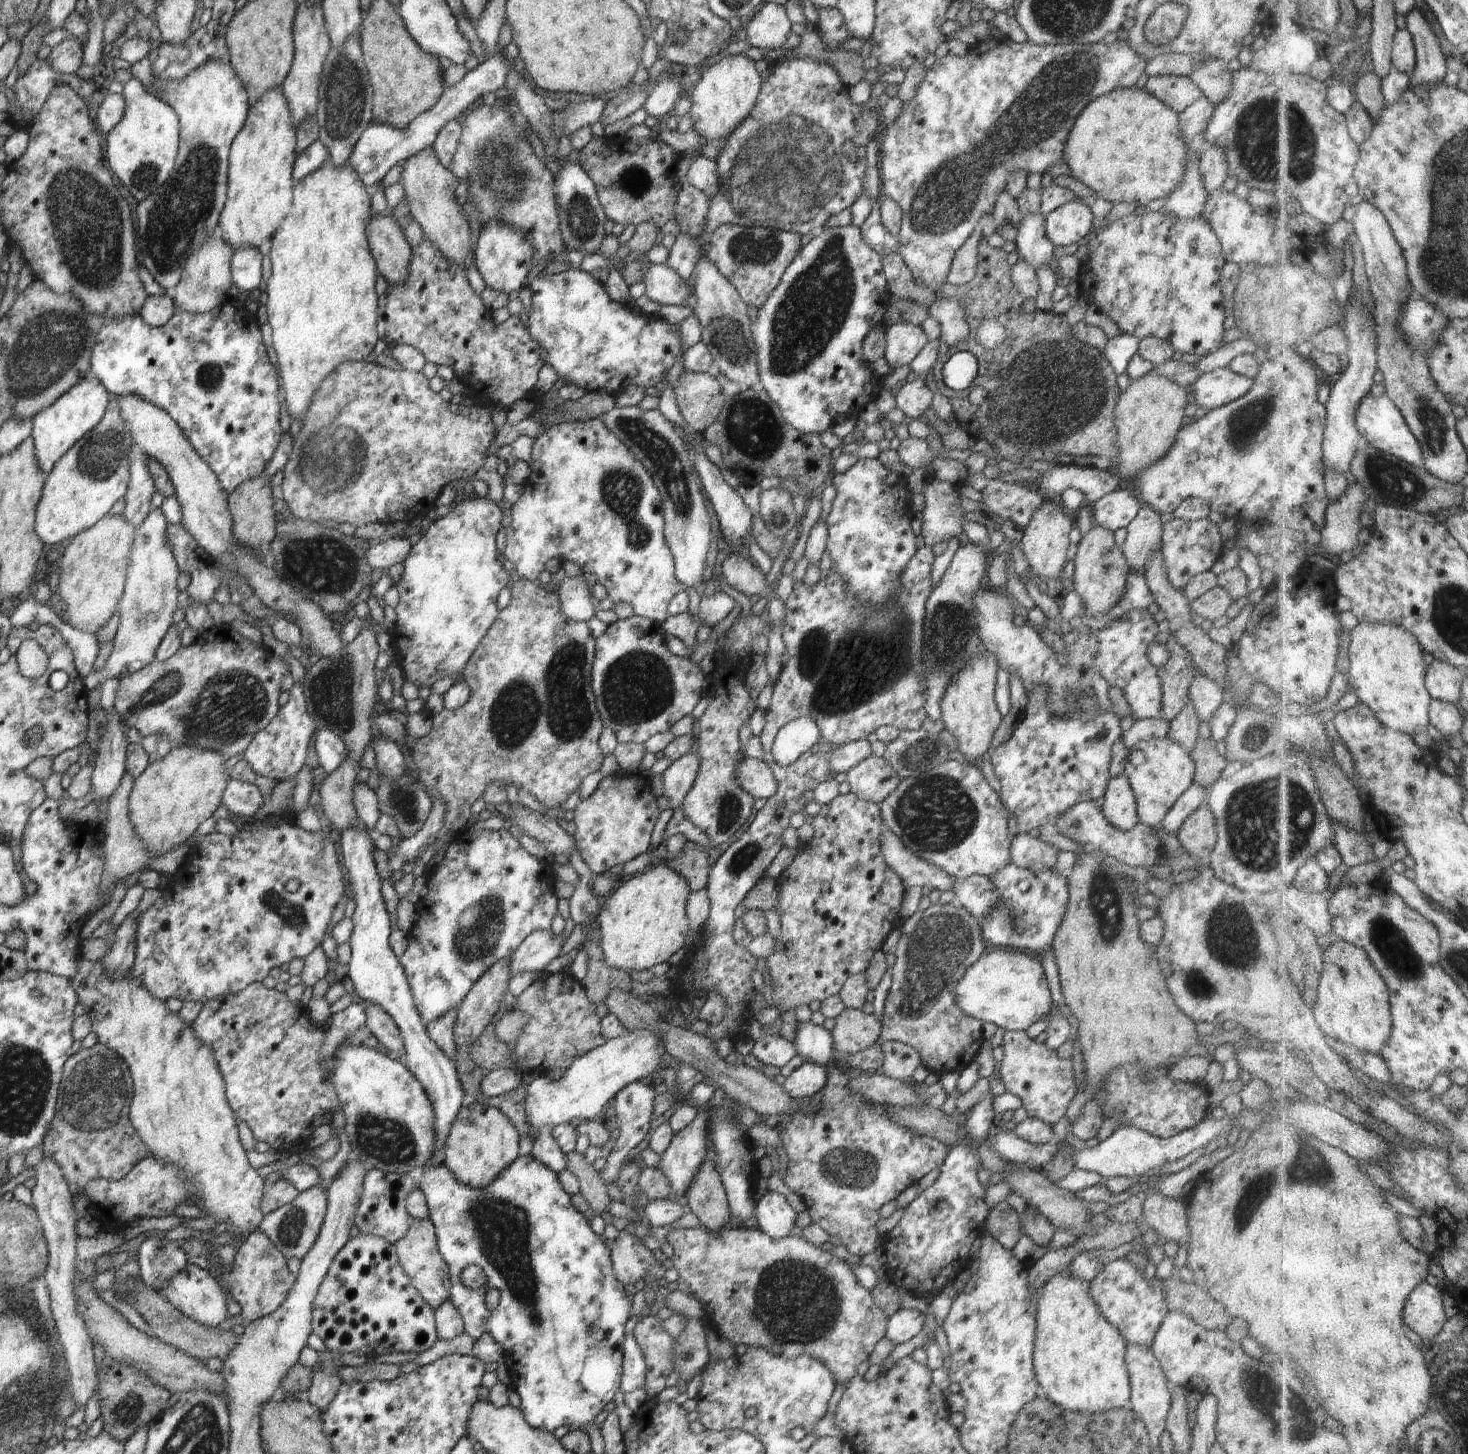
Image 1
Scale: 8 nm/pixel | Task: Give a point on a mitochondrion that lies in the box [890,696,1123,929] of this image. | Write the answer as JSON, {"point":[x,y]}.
{"point":[917,759]}

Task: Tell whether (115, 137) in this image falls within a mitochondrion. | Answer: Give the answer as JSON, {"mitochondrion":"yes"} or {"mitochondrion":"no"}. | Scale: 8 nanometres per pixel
{"mitochondrion":"no"}

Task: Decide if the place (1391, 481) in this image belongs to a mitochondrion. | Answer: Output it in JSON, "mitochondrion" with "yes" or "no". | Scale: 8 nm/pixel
{"mitochondrion":"yes"}

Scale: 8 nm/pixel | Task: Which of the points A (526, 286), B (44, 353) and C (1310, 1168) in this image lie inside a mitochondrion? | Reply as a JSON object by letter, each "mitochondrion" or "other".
{"A":"other","B":"mitochondrion","C":"mitochondrion"}

